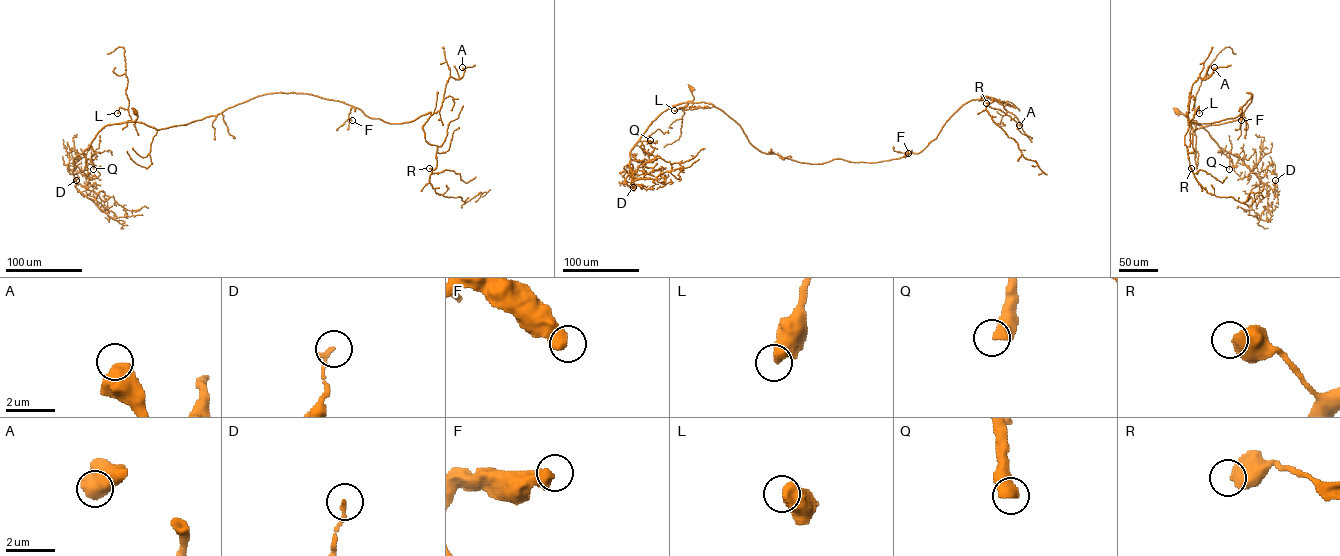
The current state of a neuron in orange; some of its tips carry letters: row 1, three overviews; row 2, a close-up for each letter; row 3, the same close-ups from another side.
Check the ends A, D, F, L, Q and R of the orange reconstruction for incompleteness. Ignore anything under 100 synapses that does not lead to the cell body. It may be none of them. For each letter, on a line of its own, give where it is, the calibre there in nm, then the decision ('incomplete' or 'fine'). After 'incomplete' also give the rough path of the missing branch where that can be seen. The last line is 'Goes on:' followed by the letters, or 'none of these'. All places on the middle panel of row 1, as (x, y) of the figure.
A: (1019, 125) | 700 nm | fine
D: (633, 187) | 180 nm | fine
F: (908, 153) | 600 nm | fine
L: (674, 110) | 650 nm | fine
Q: (650, 140) | 550 nm | incomplete | (650, 140), (665, 150), (676, 142), (682, 145)
R: (986, 103) | 600 nm | fine
Goes on: Q

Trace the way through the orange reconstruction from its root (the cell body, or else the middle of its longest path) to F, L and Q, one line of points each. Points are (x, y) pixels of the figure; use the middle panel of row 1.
F: (691, 88), (687, 102), (722, 110), (764, 153), (810, 164), (876, 162), (908, 153)
L: (691, 88), (694, 99), (674, 110)
Q: (691, 88), (693, 100), (673, 105), (663, 112), (639, 140), (650, 140)

